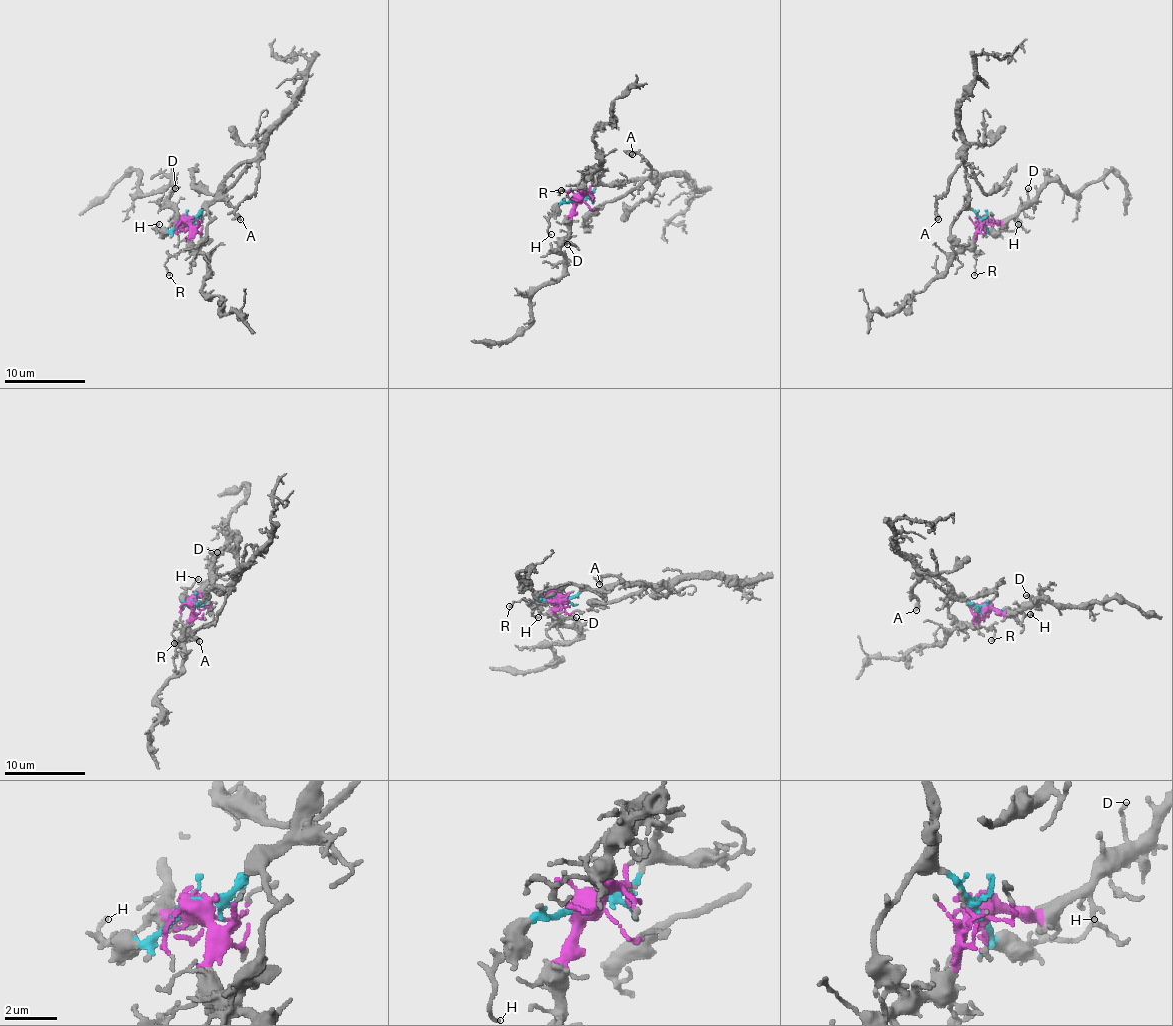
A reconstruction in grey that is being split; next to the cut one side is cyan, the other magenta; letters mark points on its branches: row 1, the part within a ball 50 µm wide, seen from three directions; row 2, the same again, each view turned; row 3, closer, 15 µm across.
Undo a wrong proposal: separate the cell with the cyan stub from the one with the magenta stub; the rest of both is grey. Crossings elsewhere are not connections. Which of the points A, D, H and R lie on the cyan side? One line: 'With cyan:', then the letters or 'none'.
With cyan: A, H

